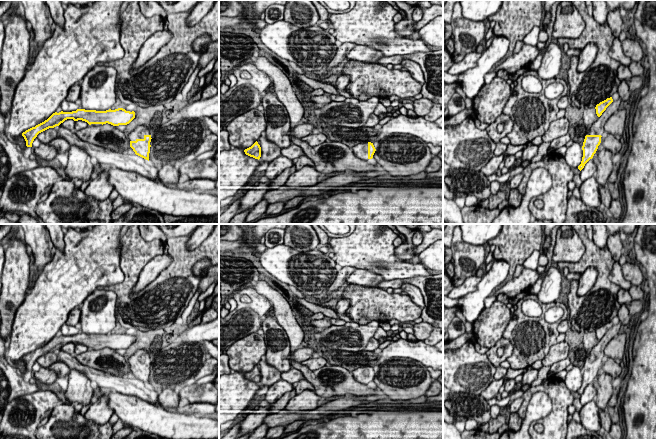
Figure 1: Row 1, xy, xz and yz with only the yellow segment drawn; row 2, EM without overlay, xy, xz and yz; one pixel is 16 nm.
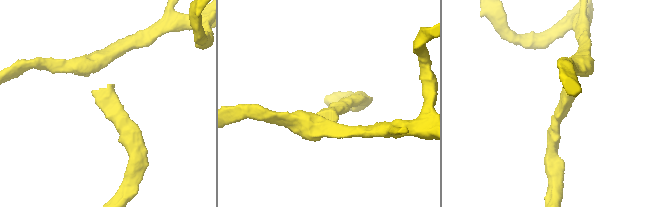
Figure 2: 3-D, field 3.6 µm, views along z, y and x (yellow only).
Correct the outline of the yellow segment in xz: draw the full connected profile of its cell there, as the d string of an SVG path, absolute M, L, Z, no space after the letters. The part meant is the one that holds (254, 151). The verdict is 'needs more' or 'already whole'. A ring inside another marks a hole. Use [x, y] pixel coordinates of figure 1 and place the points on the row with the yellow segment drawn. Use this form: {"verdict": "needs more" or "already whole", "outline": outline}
{"verdict": "already whole", "outline": "M257 141L251 147L245 149L244 152L246 155L253 157L255 159L258 159L258 160L261 157L261 147Z"}

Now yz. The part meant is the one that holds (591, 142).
{"verdict": "needs more", "outline": "M610 97L596 105L596 114L599 118L592 124L590 130L586 133L582 146L583 157L581 164L578 166L580 171L596 153L598 146L601 143L603 133L605 132L604 125L609 117L619 110L621 102L621 98L614 101L612 97Z"}

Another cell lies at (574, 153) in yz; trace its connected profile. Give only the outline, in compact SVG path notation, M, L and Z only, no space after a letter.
M573 142L573 144L567 148L564 158L568 166L578 168L578 166L581 164L582 157L582 146L577 142Z

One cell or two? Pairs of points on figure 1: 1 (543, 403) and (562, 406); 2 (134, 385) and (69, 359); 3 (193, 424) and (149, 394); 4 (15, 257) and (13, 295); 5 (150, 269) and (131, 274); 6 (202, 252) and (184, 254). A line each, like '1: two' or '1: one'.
1: two
2: one
3: one
4: one
5: two
6: one

